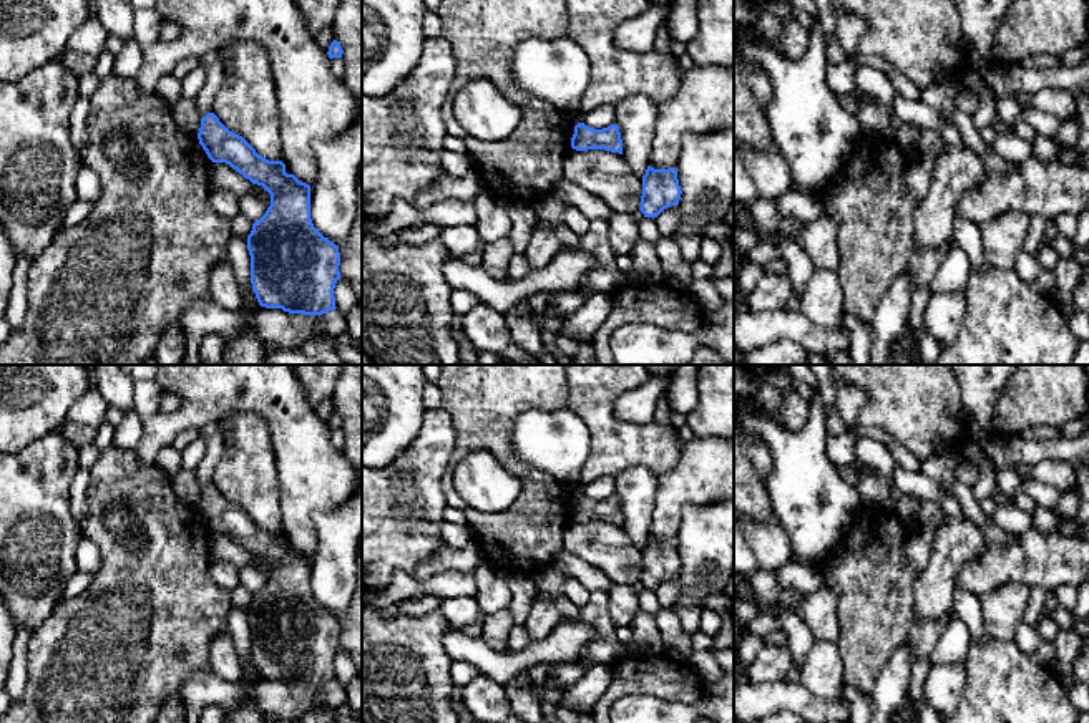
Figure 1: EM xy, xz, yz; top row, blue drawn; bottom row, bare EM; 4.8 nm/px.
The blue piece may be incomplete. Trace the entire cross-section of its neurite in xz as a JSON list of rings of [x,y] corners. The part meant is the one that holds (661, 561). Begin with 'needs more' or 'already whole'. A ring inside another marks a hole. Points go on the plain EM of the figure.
already whole | [[[647,537],[642,547],[642,567],[639,582],[644,589],[656,589],[664,580],[679,575],[681,557],[677,551],[677,541],[654,541]]]

